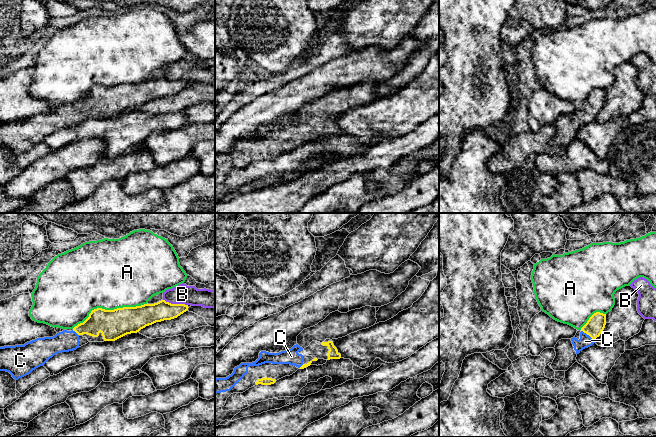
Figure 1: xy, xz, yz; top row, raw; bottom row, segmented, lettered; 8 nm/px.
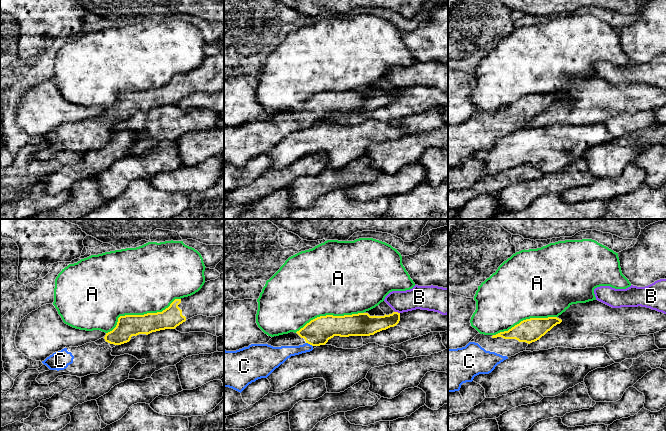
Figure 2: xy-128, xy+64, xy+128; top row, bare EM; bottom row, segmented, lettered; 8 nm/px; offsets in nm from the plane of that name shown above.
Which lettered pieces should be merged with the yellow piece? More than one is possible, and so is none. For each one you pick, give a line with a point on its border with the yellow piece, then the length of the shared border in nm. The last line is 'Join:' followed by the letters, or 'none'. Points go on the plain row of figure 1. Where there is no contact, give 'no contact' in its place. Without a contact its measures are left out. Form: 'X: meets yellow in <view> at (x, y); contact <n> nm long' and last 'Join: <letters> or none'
C: meets yellow in yz at (587, 110); contact 130 nm long
Join: C

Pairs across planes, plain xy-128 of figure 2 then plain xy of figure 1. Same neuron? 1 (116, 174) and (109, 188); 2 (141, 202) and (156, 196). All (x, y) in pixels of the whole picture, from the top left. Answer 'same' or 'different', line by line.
1: different
2: same

